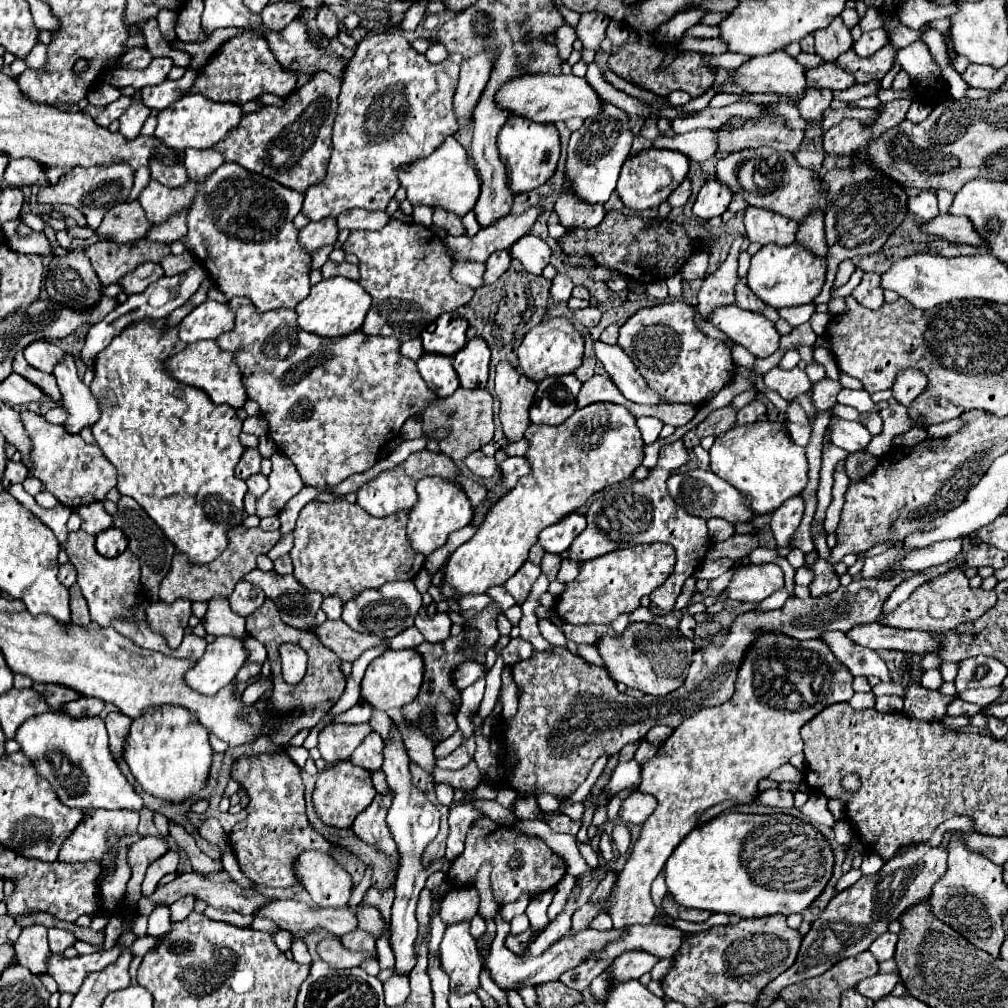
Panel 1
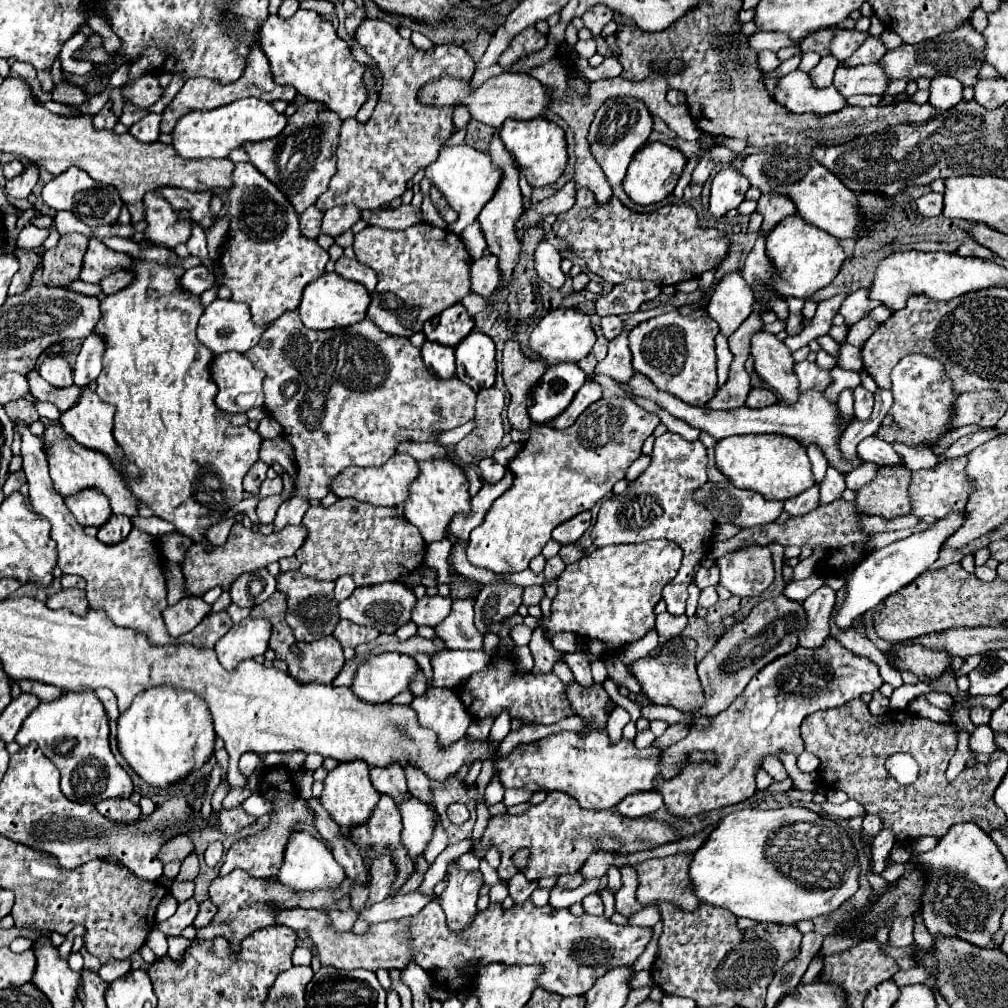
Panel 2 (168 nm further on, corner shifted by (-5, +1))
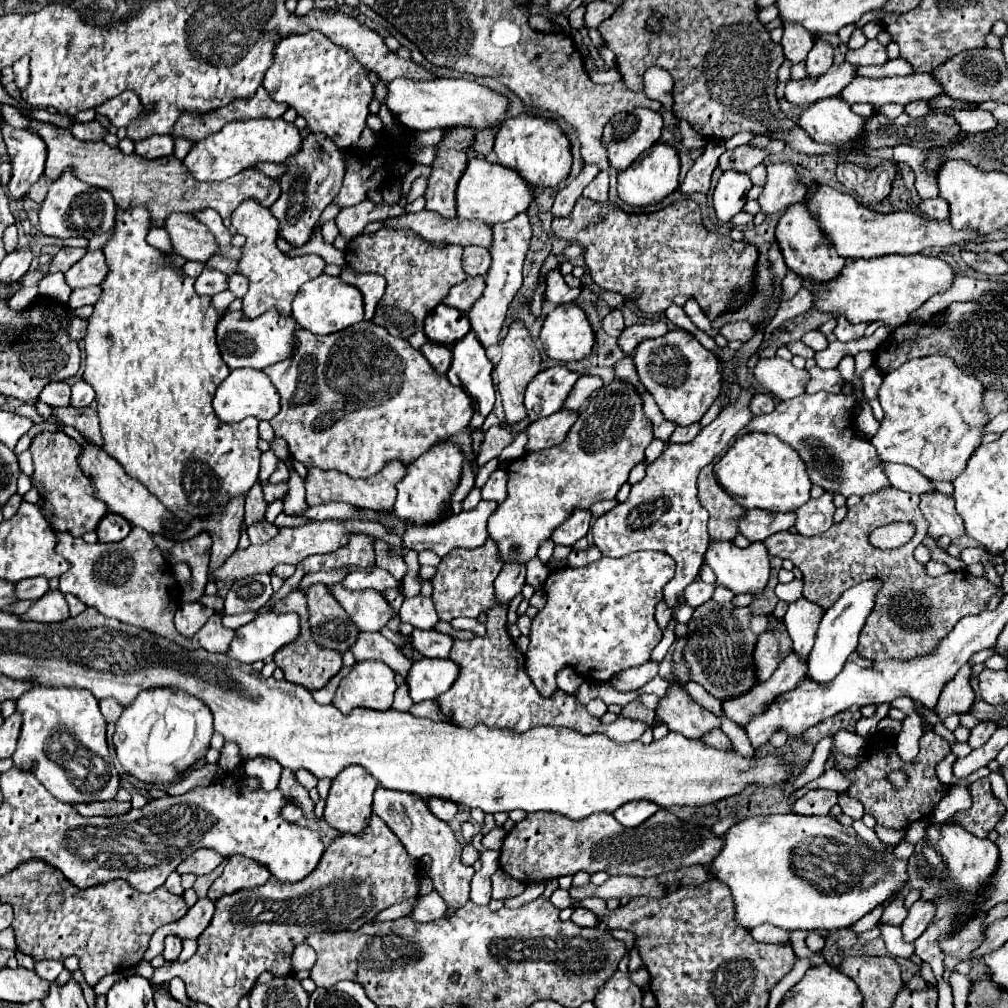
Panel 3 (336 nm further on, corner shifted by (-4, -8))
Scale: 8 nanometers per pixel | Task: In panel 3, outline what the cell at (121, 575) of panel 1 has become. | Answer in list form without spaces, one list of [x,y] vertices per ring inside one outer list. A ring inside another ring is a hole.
[[[131,528],[127,538],[111,544],[87,544],[83,538],[73,538],[71,534],[57,534],[57,538],[57,554],[71,562],[71,570],[59,578],[59,590],[63,594],[75,594],[83,604],[95,608],[107,618],[149,630],[179,642],[179,646],[187,646],[189,650],[205,648],[221,654],[229,650],[235,632],[223,628],[221,613],[215,613],[192,638],[185,638],[175,630],[173,614],[179,604],[175,596],[177,582],[171,576],[171,566],[145,530]]]

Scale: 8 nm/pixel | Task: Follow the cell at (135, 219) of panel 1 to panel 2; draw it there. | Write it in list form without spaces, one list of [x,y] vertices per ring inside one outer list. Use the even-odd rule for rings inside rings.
[[[156,193],[144,195],[144,219],[148,223],[144,235],[156,245],[172,249],[178,243],[186,243],[190,237],[190,225],[178,223],[172,205]]]

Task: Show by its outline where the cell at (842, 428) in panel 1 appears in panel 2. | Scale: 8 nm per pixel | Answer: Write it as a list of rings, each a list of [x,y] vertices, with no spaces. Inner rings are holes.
[[[870,435],[858,443],[858,455],[864,461],[874,461],[878,465],[900,465],[902,463],[902,459],[896,455],[892,445],[876,435]]]

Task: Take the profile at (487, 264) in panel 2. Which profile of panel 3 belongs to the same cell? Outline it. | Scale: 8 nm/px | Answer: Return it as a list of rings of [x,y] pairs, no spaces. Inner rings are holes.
[[[467,276],[461,284],[453,286],[447,294],[447,298],[443,300],[443,304],[447,306],[455,306],[457,310],[467,312],[473,302],[483,294],[483,286],[485,286],[485,278],[483,276]]]

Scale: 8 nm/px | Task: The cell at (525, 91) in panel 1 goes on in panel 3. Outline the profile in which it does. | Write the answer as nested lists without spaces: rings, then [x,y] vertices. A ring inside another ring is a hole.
[[[395,78],[387,84],[385,106],[409,130],[431,130],[431,128],[453,128],[453,126],[473,126],[477,130],[493,126],[497,128],[507,112],[509,100],[477,82],[465,78],[433,78],[433,80],[413,80]]]

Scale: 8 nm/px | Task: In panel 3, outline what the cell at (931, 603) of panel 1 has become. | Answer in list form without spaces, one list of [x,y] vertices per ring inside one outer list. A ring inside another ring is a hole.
[[[889,486],[879,494],[861,498],[857,506],[849,508],[841,524],[833,524],[823,534],[805,538],[801,534],[779,532],[767,538],[765,546],[771,556],[779,556],[783,560],[787,558],[803,572],[803,596],[809,602],[819,604],[823,610],[831,608],[843,590],[849,590],[863,580],[873,580],[875,572],[879,572],[883,586],[875,596],[875,606],[859,634],[857,654],[873,662],[891,658],[911,660],[931,654],[931,650],[937,648],[937,644],[955,628],[963,616],[983,612],[987,598],[995,594],[995,586],[991,586],[987,578],[977,578],[967,570],[947,572],[939,578],[927,576],[925,566],[913,558],[913,550],[921,544],[925,534],[927,520],[919,510],[919,496]],[[891,522],[915,524],[917,532],[913,540],[895,550],[873,548],[869,544],[871,530]]]

